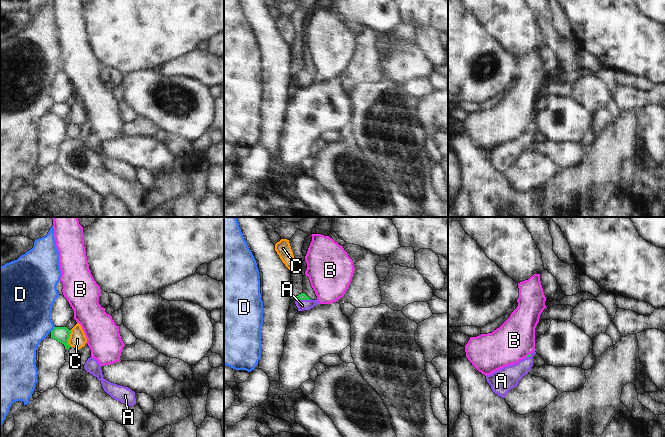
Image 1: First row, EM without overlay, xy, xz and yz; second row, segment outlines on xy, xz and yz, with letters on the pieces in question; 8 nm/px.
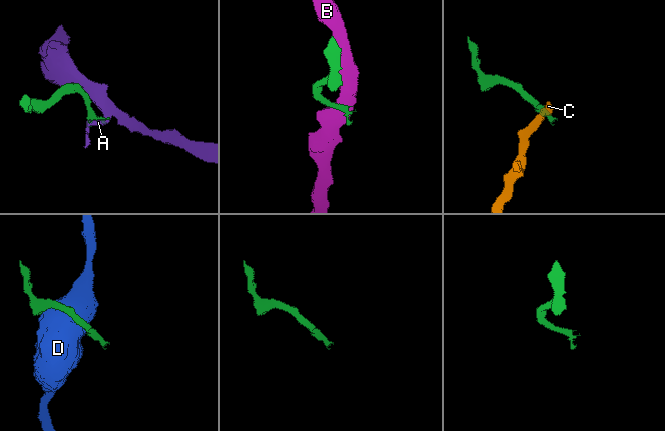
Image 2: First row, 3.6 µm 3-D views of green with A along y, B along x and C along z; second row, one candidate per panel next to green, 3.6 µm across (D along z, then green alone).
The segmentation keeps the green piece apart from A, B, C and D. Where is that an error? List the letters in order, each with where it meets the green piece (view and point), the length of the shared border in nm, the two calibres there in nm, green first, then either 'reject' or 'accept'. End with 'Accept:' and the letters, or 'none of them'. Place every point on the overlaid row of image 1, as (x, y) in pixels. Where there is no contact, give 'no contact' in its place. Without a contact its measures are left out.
A: meets green in xz at (303, 299); contact 120 nm long; 60 nm thick on the green side, 80 nm on the other; accept
B: meets green in yz at (529, 354); contact 50 nm long; 20 nm thick on the green side, 320 nm on the other; reject
C: meets green in xy at (69, 337); contact 140 nm long; 130 nm thick on the green side, 130 nm on the other; reject
D: meets green in xy at (53, 329); contact 60 nm long; 130 nm thick on the green side, 440 nm on the other; reject
Accept: A

